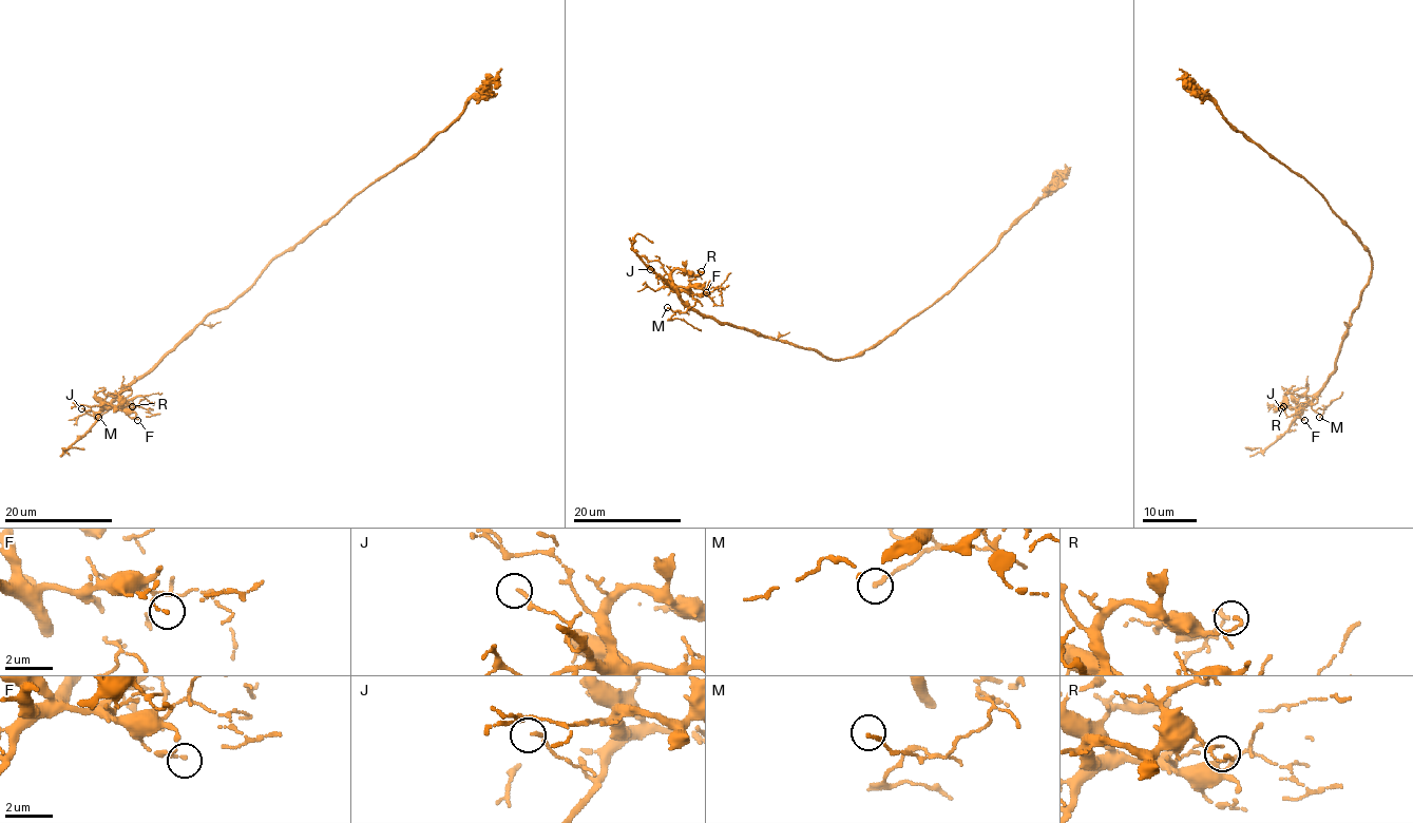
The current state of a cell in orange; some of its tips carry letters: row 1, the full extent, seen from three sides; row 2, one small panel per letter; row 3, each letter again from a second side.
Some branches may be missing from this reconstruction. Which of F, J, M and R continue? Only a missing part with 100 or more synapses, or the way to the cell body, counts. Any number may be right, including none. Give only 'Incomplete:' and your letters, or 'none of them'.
Incomplete: none of them

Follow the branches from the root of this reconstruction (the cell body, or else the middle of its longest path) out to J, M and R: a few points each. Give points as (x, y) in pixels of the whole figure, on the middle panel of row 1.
J: (845, 358), (828, 360), (813, 350), (703, 317), (650, 269)
M: (845, 358), (828, 360), (703, 317), (681, 299), (679, 288), (686, 287), (694, 304), (685, 312), (667, 307)
R: (845, 358), (828, 360), (813, 350), (697, 313), (675, 292), (671, 273), (675, 269), (701, 271)

